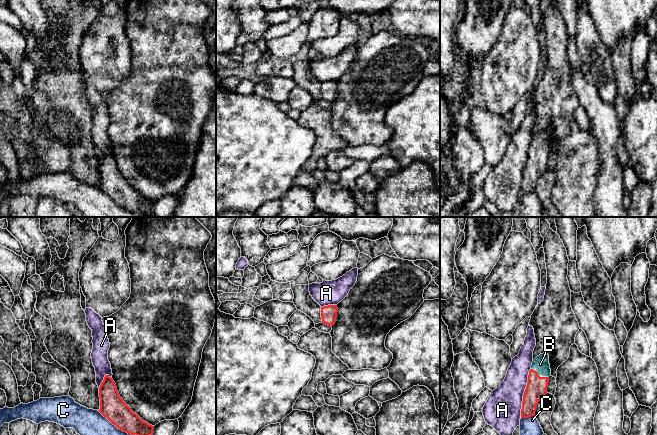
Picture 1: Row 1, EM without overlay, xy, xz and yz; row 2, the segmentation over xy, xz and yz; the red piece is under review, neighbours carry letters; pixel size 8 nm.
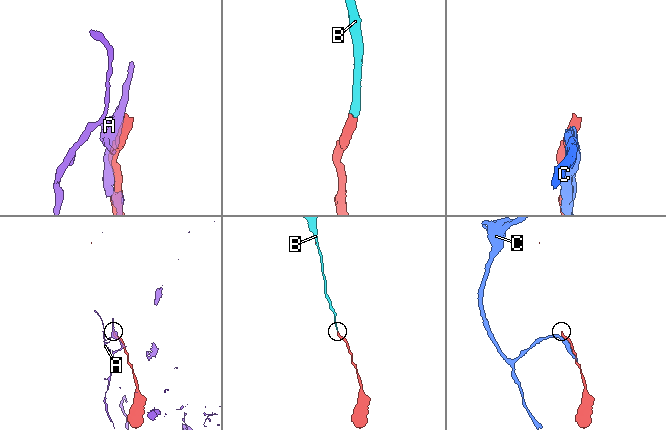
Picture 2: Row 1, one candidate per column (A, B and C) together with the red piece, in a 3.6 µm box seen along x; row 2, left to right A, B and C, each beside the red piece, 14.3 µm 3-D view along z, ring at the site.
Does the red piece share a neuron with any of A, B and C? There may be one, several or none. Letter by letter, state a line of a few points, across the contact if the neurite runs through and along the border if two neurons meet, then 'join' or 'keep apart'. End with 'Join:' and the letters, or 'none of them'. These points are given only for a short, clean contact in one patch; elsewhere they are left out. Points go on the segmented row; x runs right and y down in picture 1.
A: keep apart
B: join
C: keep apart
Join: B

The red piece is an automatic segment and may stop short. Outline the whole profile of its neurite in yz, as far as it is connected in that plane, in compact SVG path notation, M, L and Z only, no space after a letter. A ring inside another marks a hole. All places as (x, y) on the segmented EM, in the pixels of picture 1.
M540 354L533 360L529 371L528 382L523 395L521 418L535 416L538 402L547 394L550 375L549 355Z

